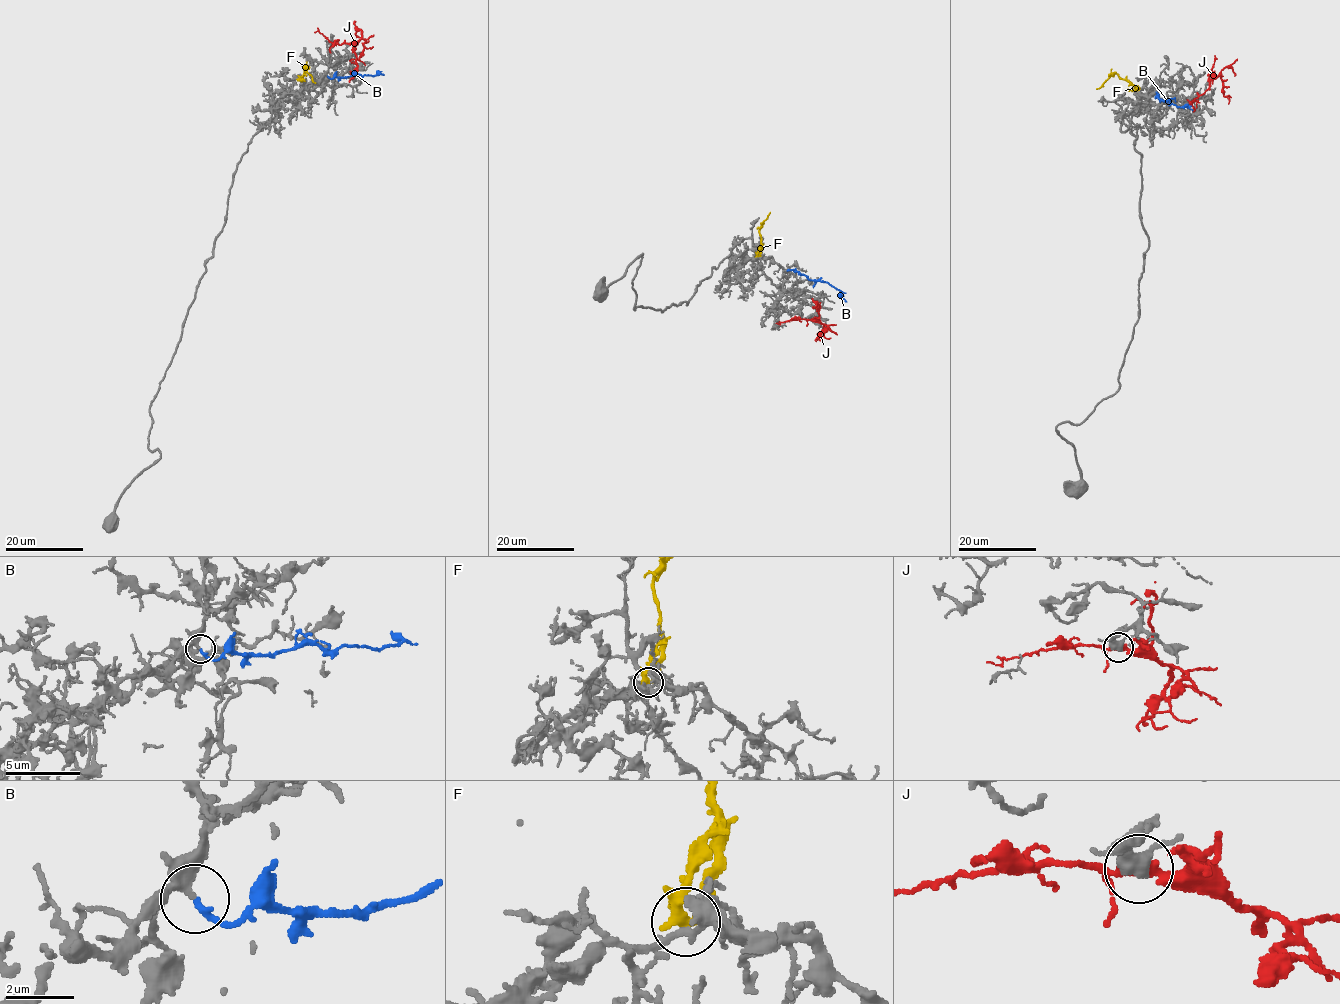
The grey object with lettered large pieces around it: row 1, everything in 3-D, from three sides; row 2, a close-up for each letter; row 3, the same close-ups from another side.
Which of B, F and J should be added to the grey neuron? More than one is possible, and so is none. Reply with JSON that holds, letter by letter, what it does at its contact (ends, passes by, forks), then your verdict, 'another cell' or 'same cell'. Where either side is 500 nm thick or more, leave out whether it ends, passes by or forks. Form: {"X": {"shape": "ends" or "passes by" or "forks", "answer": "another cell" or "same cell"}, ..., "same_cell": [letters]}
{"B": {"shape": "ends", "answer": "same cell"}, "F": {"shape": "forks", "answer": "same cell"}, "J": {"shape": "forks", "answer": "another cell"}, "same_cell": ["B", "F"]}

